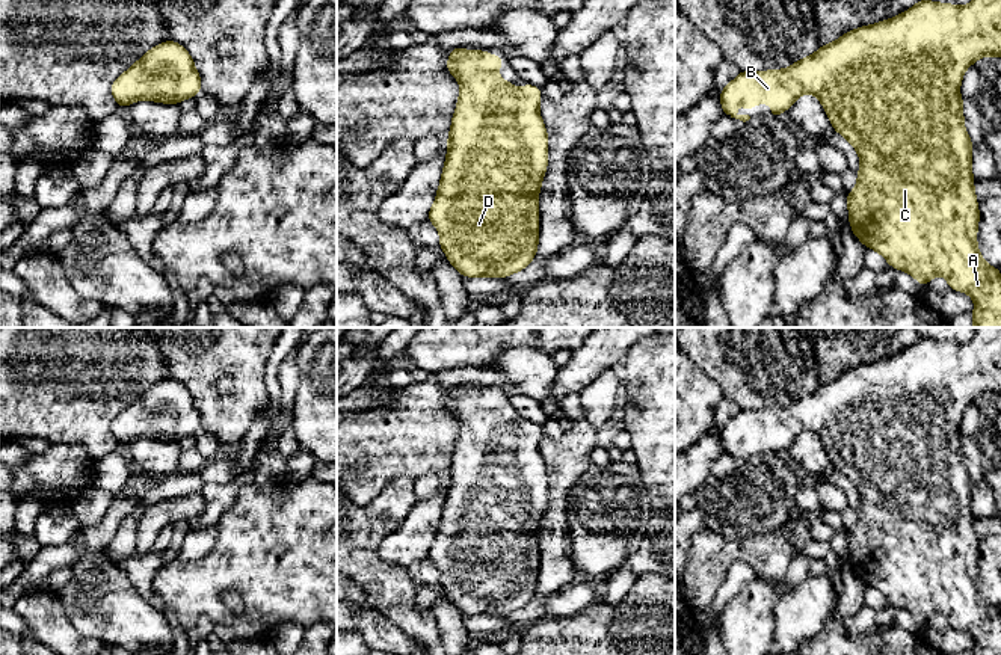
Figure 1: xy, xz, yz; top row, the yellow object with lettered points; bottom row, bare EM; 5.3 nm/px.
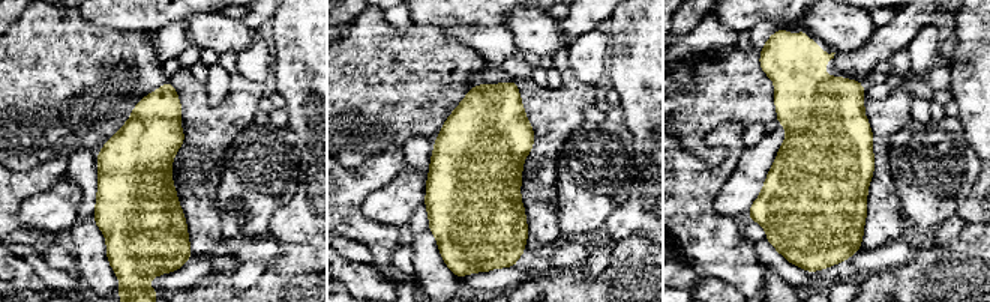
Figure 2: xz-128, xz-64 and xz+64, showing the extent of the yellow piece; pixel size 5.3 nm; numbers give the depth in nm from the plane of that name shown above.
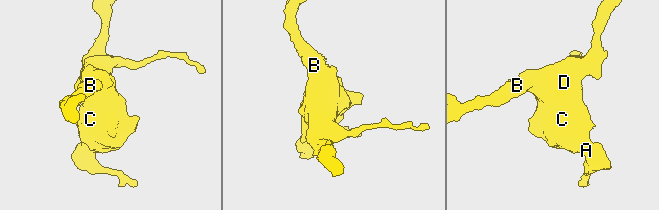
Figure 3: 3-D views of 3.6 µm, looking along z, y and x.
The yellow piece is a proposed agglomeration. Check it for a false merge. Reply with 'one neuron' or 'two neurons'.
one neuron

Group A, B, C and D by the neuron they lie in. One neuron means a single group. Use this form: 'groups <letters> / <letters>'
groups A B C D

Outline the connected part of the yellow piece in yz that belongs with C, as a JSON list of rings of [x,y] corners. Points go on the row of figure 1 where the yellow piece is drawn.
[[[918,0],[894,18],[858,27],[832,44],[823,44],[788,69],[741,71],[719,94],[723,115],[743,122],[750,116],[737,115],[735,101],[747,109],[770,103],[775,107],[768,116],[784,116],[782,112],[800,95],[817,95],[833,130],[855,146],[861,158],[858,184],[847,193],[847,217],[853,234],[865,248],[877,251],[889,266],[907,272],[922,287],[942,275],[950,288],[968,293],[975,302],[972,328],[1001,328],[1001,272],[989,266],[977,249],[980,211],[971,169],[972,142],[963,125],[963,100],[959,94],[966,68],[981,56],[1001,56],[1001,0],[972,0],[962,8]]]

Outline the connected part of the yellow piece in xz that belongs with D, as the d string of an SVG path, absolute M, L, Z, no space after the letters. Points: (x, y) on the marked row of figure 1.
M451 48L447 71L460 83L456 112L447 142L447 158L430 207L429 220L441 234L439 248L451 266L468 278L504 278L525 269L536 257L539 241L537 196L548 165L548 133L539 115L541 89L525 85L516 89L498 77L498 66L506 60L489 51Z

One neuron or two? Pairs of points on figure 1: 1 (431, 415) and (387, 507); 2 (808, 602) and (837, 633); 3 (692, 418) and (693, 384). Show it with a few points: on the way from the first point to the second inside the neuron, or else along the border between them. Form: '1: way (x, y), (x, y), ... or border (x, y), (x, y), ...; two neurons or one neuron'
1: border (414, 479), (396, 476), (375, 498); two neurons
2: border (835, 615), (808, 639); two neurons
3: way (692, 409), (692, 393); one neuron

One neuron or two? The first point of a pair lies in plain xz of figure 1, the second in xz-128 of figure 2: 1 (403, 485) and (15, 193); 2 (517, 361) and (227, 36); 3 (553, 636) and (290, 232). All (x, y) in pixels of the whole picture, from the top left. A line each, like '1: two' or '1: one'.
1: one
2: one
3: two

